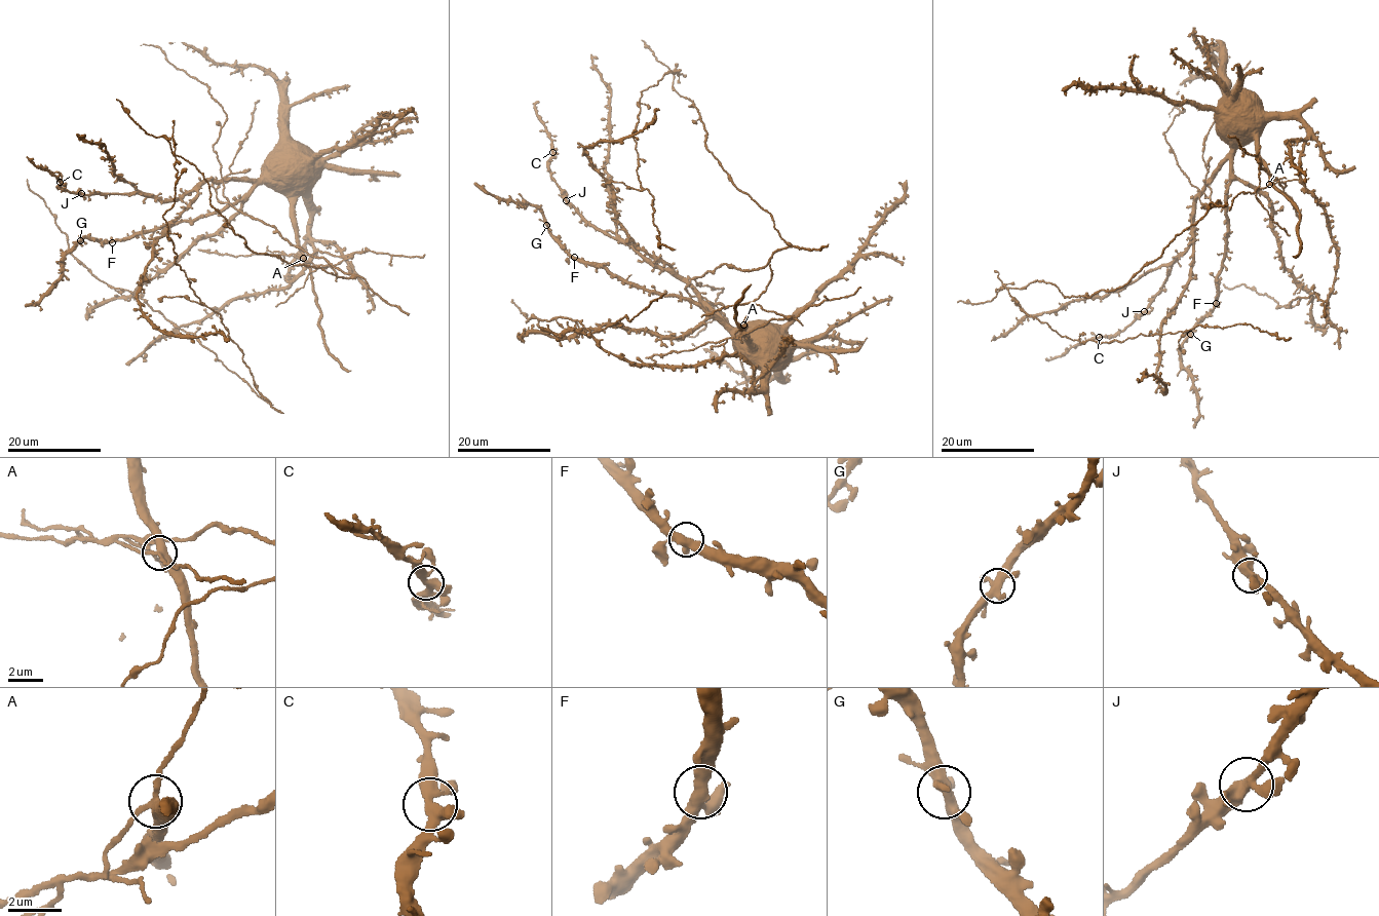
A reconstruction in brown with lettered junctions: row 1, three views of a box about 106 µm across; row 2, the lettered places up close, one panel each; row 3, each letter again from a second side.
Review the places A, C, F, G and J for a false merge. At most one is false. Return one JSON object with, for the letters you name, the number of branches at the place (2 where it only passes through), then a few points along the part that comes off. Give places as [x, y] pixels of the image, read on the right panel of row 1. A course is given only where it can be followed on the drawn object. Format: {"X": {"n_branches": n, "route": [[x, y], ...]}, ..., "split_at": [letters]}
{"A": {"n_branches": 4, "route": [[1269, 183], [1276, 183], [1275, 177], [1260, 168], [1260, 163], [1260, 182], [1256, 192], [1258, 200], [1290, 236]]}, "split_at": ["A"]}

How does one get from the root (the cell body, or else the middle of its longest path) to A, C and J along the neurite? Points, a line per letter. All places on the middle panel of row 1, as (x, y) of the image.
A: (754, 343), (764, 334), (754, 345), (742, 332), (743, 325)
C: (754, 343), (758, 338), (752, 330), (732, 328), (683, 280), (654, 267), (583, 218), (551, 176), (552, 152)
J: (754, 343), (758, 338), (752, 330), (732, 328), (683, 280), (654, 267), (623, 242), (604, 234), (566, 200)

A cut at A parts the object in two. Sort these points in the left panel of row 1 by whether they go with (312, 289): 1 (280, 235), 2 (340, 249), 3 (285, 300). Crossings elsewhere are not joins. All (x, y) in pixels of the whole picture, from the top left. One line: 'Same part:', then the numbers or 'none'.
Same part: 1, 2

